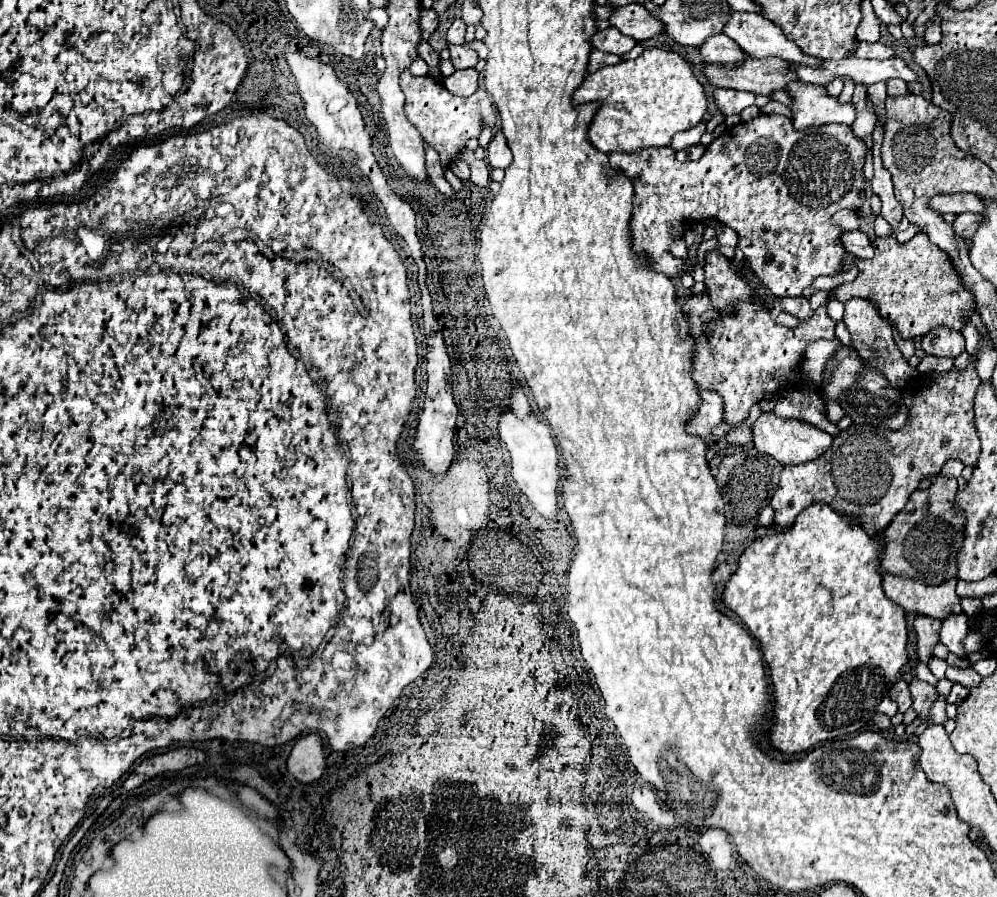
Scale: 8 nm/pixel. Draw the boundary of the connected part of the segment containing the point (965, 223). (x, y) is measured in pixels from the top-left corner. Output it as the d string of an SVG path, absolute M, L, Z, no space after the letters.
M961 213L957 215L953 227L959 237L971 239L971 235L977 233L977 227L981 227L981 217L977 213Z

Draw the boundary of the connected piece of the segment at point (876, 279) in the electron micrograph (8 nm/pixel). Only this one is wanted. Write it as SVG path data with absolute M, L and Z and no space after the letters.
M917 233L907 243L899 243L895 237L875 237L873 249L873 259L857 259L857 279L833 291L839 301L845 303L851 297L871 299L877 303L879 313L897 325L903 339L925 335L941 325L957 331L977 311L973 293L965 287L961 275L957 275L953 259L931 243L925 233Z

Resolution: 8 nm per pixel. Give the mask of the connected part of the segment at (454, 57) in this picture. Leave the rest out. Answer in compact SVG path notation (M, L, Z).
M449 45L449 51L451 51L451 61L455 69L469 69L477 65L477 59L479 59L477 53L467 45Z

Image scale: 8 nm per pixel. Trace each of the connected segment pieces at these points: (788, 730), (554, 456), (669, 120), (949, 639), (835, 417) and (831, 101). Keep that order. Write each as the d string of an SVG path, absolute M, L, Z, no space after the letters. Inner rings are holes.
M813 503L795 519L791 529L755 539L741 555L737 571L725 585L723 601L761 643L771 669L775 689L775 727L769 728L771 747L787 753L809 751L823 741L861 731L875 713L889 717L897 713L897 703L893 703L889 691L901 667L909 661L909 635L905 611L883 593L881 551L885 551L881 533L867 535L853 517L835 511L827 503Z
M509 411L499 421L499 437L507 445L507 451L511 455L511 475L519 487L523 485L525 497L529 497L529 501L539 499L541 515L545 515L547 521L557 521L563 467L559 463L559 451L549 425L539 423L535 417L517 419L515 413Z
M659 47L645 49L637 59L621 61L617 65L609 65L595 73L589 73L583 85L573 95L573 103L577 105L587 101L601 103L601 109L597 111L597 115L593 117L593 125L589 127L589 141L603 153L613 153L613 151L637 153L639 149L647 147L665 147L671 143L675 133L693 129L707 113L705 87L699 83L693 71L693 63L675 51Z
M949 615L943 621L943 627L939 631L941 643L947 645L947 649L959 657L965 657L965 651L961 651L961 639L965 639L965 631L969 631L967 615Z
M827 401L825 403L825 410L827 411L827 417L833 423L837 423L845 416L844 410L835 401Z
M791 81L787 87L789 95L795 99L793 127L809 129L829 123L851 125L855 119L853 103L839 103L839 97L827 93L827 87L805 87L803 83Z

